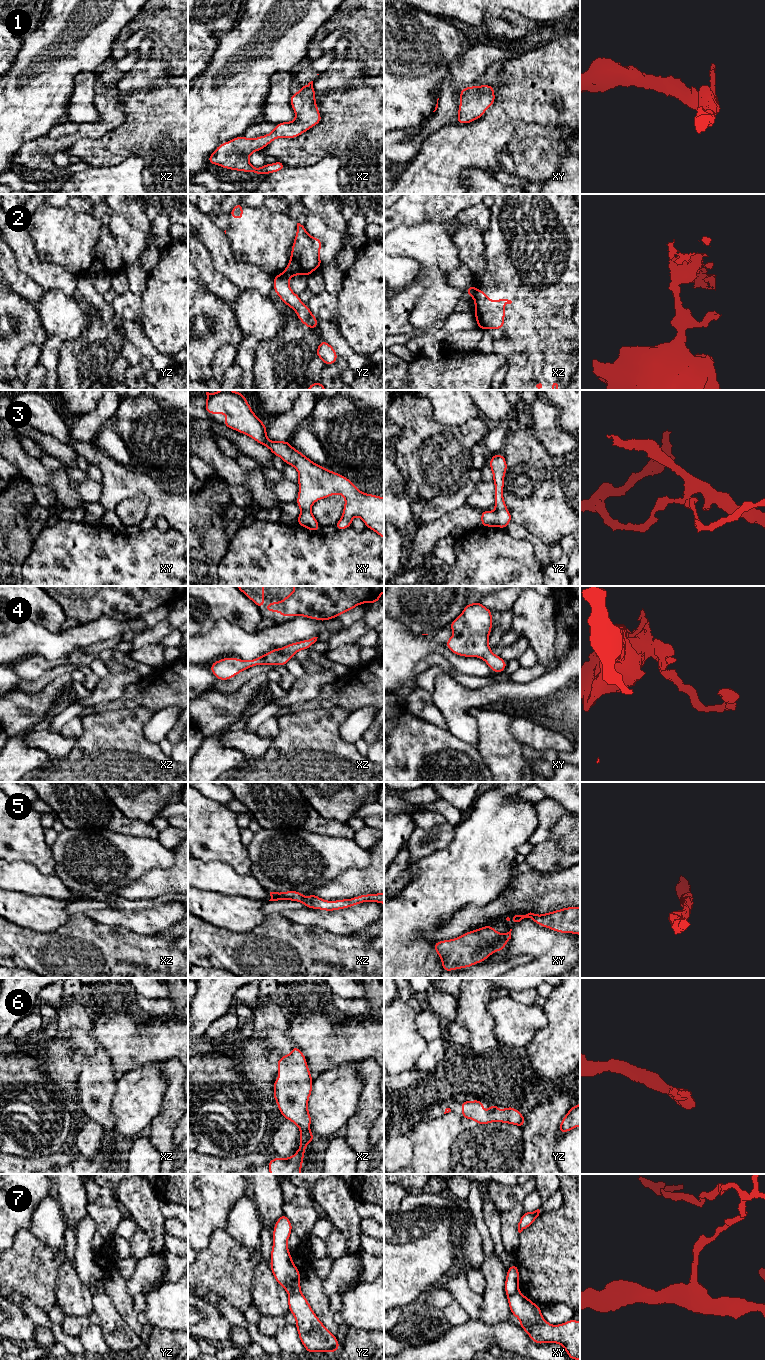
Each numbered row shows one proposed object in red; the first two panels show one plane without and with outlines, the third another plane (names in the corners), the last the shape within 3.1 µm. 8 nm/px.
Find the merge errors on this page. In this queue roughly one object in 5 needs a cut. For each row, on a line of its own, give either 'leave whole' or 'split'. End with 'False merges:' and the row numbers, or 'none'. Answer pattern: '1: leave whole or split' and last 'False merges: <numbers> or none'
1: leave whole
2: split
3: split
4: leave whole
5: leave whole
6: leave whole
7: split
False merges: 2, 3, 7

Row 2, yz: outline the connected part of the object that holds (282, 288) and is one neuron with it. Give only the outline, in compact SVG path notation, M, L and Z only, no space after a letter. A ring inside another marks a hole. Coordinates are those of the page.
M285 274L275 275L273 278L275 294L286 304L291 307L297 314L299 320L308 328L314 329L319 327L317 318L311 313L308 305L305 305L295 294L289 285L290 276Z

